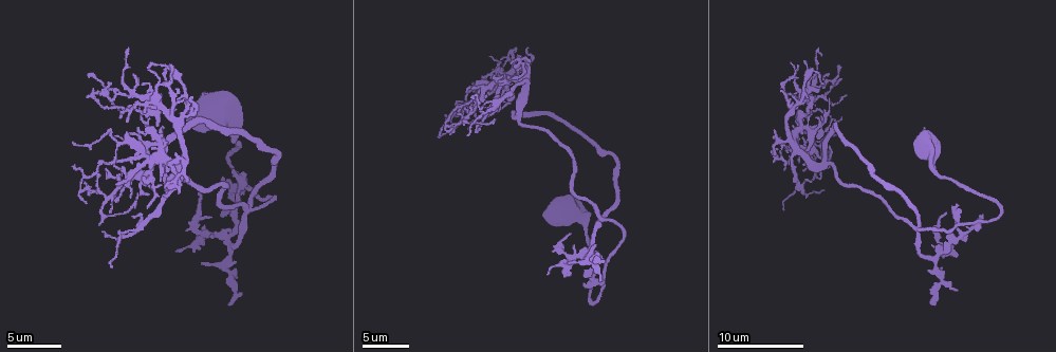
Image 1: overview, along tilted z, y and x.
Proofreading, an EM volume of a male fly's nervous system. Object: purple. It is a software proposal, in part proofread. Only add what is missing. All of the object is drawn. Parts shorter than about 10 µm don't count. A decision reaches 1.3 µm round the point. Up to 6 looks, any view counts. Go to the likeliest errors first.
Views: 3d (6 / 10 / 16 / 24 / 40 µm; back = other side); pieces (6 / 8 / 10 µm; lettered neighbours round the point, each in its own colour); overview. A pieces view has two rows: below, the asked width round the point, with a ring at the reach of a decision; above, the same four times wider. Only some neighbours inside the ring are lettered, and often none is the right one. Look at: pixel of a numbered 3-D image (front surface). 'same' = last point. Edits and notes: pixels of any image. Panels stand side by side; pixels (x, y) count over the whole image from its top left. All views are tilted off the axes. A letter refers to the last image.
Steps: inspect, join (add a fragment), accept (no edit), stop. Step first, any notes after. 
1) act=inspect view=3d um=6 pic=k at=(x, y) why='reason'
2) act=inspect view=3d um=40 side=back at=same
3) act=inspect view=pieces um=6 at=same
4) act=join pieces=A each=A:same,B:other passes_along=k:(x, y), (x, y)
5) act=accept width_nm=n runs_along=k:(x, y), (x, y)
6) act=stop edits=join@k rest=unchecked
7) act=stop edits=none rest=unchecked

act=inspect view=3d um=6 pic=1 at=(933, 303) why='branch stops here'

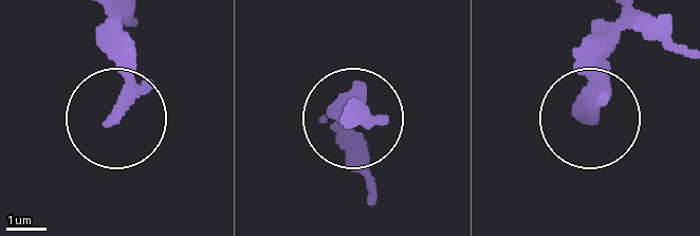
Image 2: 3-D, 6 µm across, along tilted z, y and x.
act=inspect view=pieces um=8 pic=2 at=(586, 116)

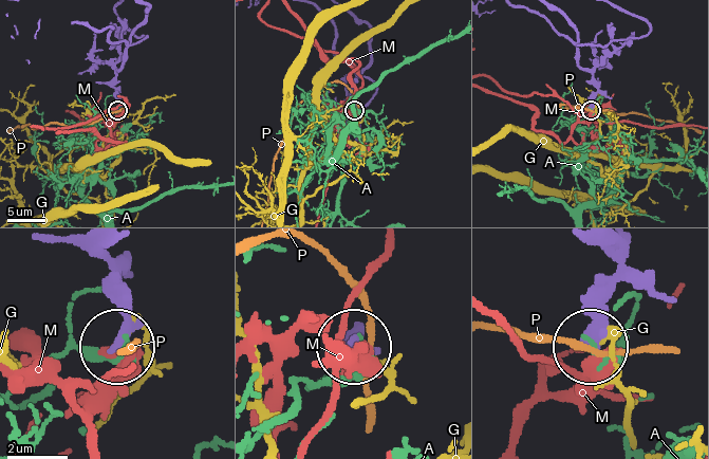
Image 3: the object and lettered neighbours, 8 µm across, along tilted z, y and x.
act=accept each=A:other,G:other,M:other,P:other runs_along=3:(642, 19), (647, 33), (611, 53), (595, 71), (591, 109) found='none of them fits'

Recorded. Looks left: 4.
act=inspect view=3d um=10 pic=1 at=(166, 185) why='free end'

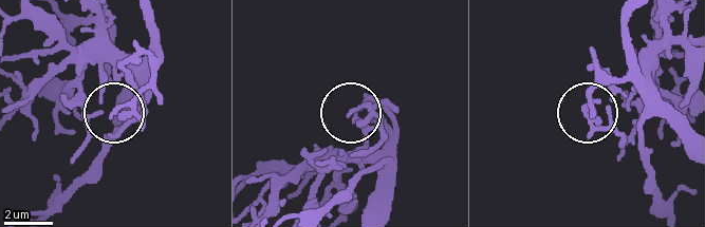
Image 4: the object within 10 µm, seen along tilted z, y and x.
act=inspect view=pieces um=6 at=same why='what lies round it'

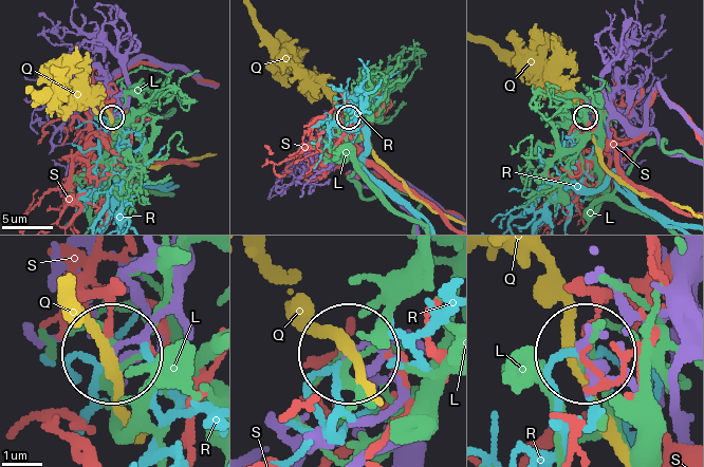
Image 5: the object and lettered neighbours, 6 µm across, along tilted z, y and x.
act=accept width_nm=230 each=L:other,Q:other,R:other,S:other found='none of them fits'

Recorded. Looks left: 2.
act=inspect view=pieces um=8 pic=1 at=(199, 193)

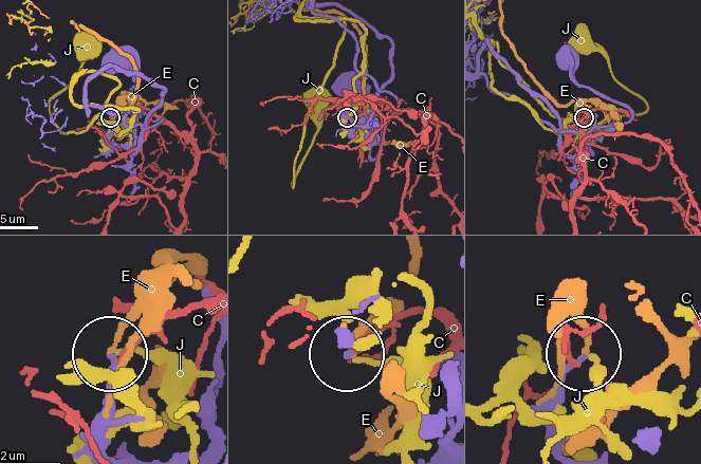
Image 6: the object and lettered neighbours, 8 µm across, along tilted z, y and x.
act=accept each=C:other,E:other,J:other found='none of them fits'

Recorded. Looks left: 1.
act=stop edits=none rest=unchecked

